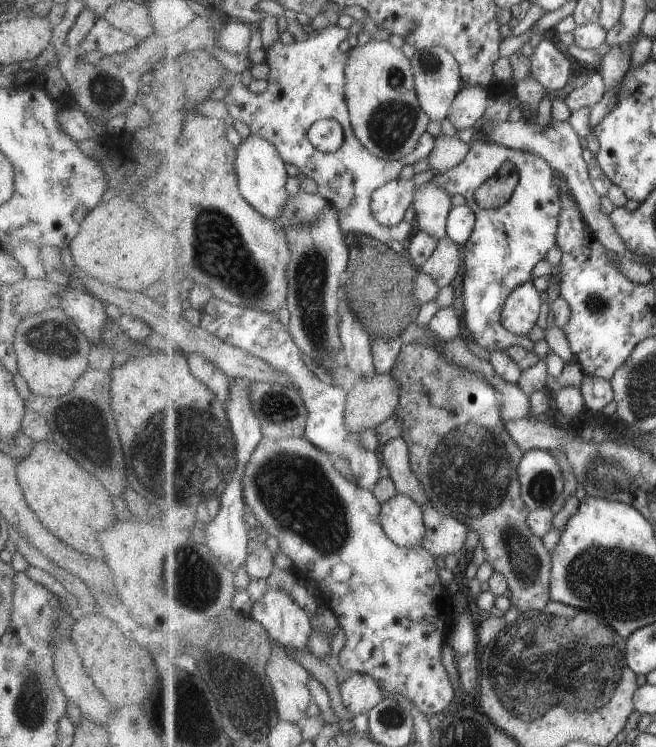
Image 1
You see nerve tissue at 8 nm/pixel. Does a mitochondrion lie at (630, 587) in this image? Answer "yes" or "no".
yes

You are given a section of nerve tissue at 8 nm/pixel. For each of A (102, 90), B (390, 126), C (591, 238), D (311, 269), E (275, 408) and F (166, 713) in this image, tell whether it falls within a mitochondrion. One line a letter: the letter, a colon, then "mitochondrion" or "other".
A: mitochondrion
B: mitochondrion
C: other
D: mitochondrion
E: mitochondrion
F: mitochondrion

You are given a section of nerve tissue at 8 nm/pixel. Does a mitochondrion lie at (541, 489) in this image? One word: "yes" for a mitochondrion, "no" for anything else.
yes

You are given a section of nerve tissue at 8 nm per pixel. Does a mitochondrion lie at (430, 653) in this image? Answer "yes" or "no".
no

